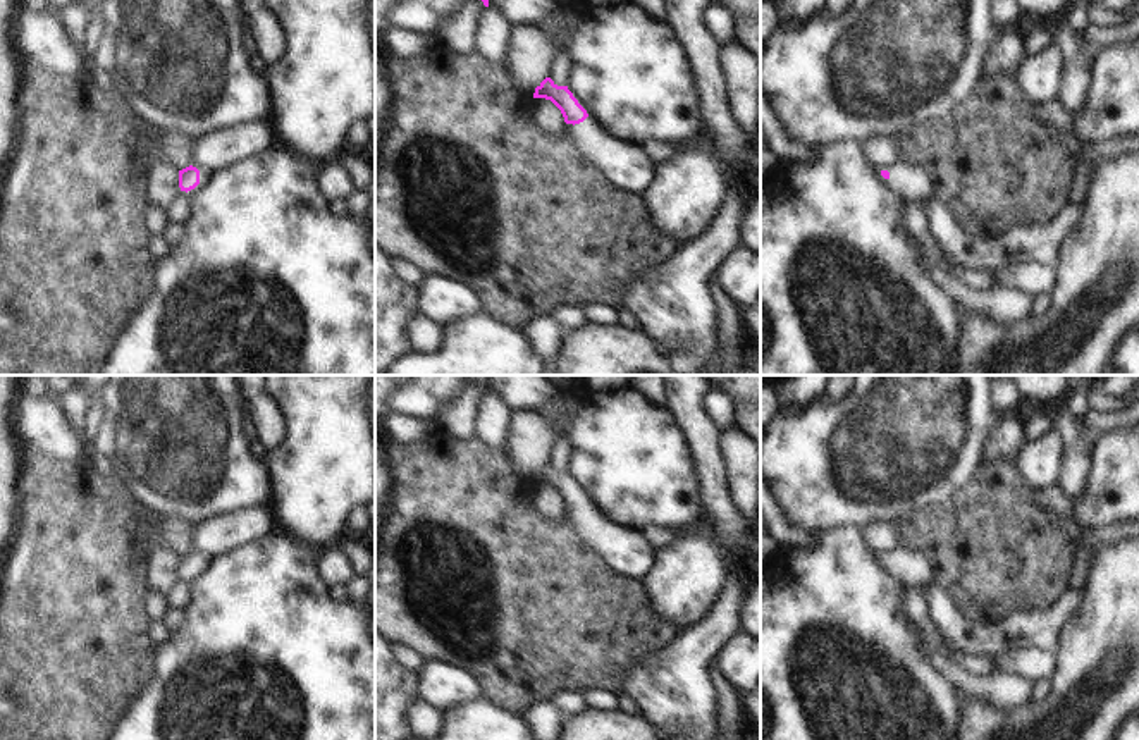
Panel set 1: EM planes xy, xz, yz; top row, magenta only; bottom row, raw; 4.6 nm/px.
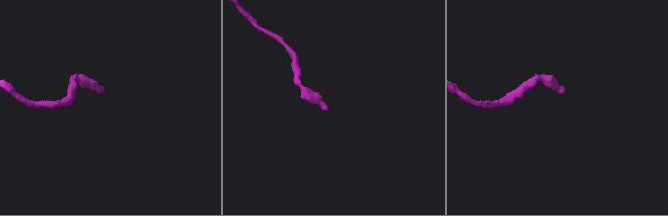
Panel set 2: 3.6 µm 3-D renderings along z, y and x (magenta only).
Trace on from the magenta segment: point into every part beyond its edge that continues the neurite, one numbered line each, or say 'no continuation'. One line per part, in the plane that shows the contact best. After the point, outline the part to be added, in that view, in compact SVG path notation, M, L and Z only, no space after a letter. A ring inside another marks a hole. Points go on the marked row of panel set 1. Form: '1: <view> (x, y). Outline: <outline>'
1: xz (623, 166). Outline: M590 115L573 126L570 139L602 179L626 193L640 196L654 181L654 165L640 148L611 138Z

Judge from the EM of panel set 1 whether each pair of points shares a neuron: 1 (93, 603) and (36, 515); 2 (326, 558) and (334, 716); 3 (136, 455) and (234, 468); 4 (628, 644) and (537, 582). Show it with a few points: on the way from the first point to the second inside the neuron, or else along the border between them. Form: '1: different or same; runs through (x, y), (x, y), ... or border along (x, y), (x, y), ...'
1: same; runs through (76, 580), (76, 554), (59, 537)
2: different; border along (315, 549), (315, 572), (329, 585)
3: same; runs through (160, 455), (183, 455), (203, 468), (210, 468)
4: same; runs through (606, 625), (580, 625), (560, 604)

